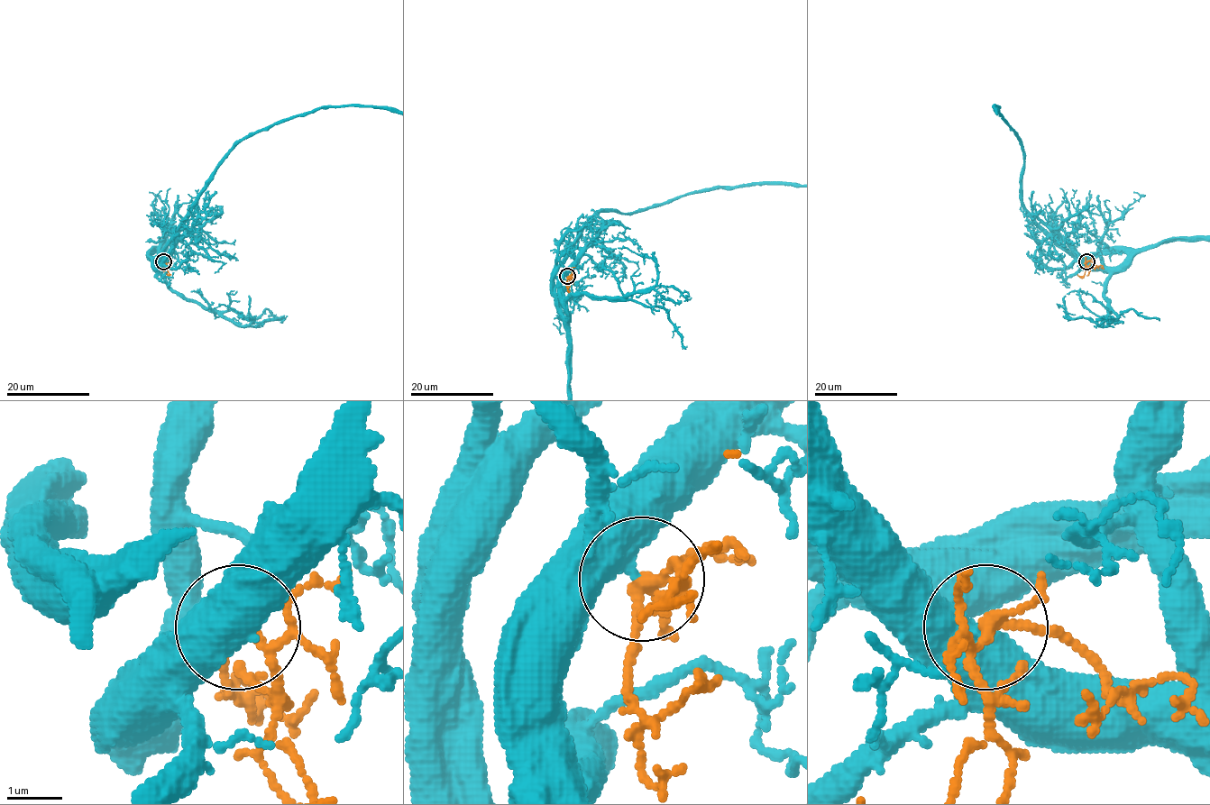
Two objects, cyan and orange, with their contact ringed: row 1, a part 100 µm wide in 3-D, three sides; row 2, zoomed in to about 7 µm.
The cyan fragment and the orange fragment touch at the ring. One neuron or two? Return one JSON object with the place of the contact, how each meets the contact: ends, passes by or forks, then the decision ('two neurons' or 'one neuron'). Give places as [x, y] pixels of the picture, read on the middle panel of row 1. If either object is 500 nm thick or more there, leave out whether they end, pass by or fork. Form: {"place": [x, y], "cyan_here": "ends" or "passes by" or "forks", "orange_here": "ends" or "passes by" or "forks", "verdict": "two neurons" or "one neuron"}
{"place": [567, 276], "verdict": "one neuron"}

